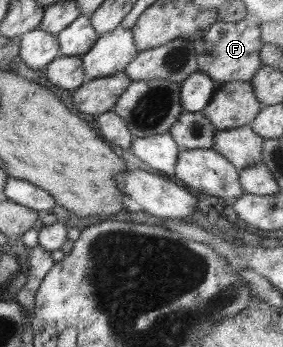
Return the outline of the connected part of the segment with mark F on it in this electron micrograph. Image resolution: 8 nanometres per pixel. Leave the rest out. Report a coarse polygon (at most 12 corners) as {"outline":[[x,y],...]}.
{"outline":[[253,18],[211,23],[192,41],[197,71],[249,82],[263,64]]}

